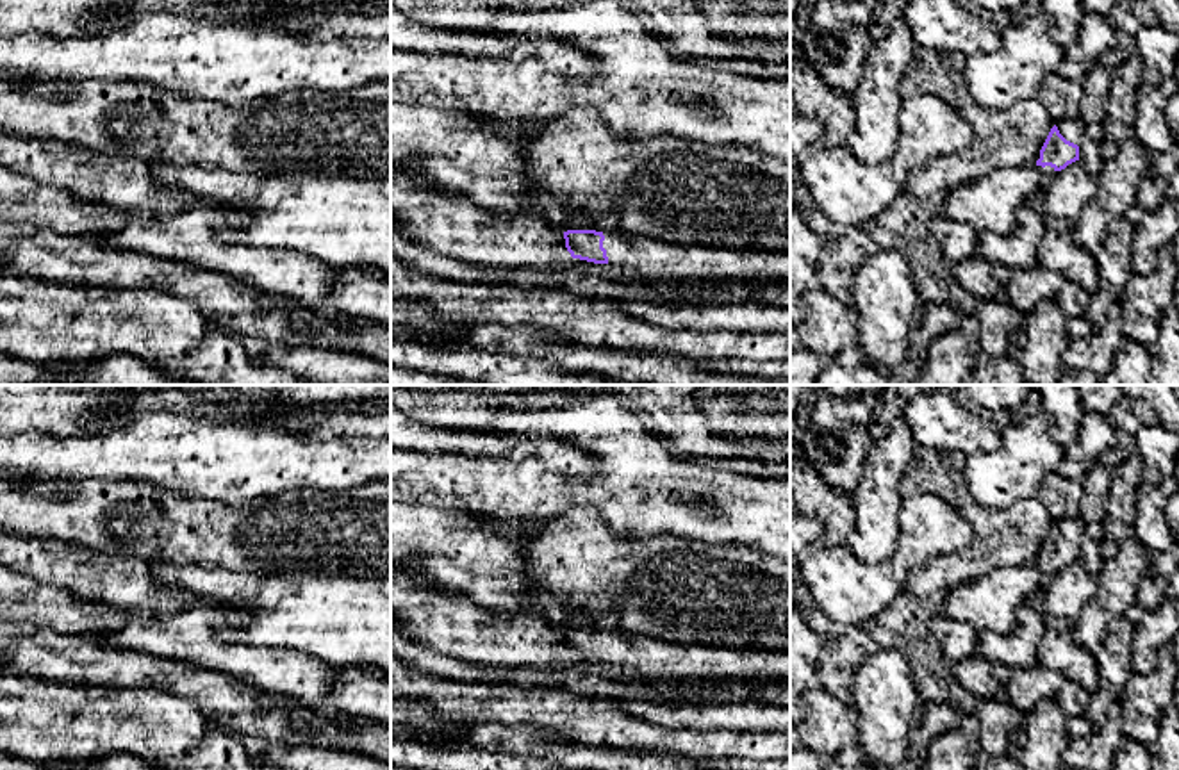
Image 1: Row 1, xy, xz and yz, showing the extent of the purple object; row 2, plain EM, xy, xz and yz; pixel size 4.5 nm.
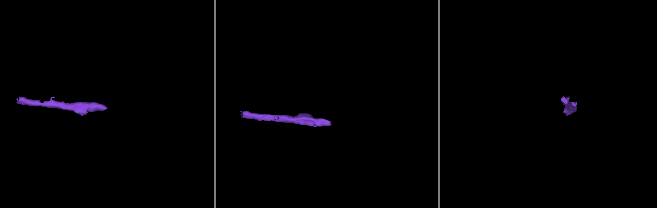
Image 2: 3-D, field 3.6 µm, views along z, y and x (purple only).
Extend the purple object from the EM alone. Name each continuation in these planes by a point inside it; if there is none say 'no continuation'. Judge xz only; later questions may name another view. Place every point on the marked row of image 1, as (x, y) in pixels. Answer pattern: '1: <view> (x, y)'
1: xz (655, 259)

